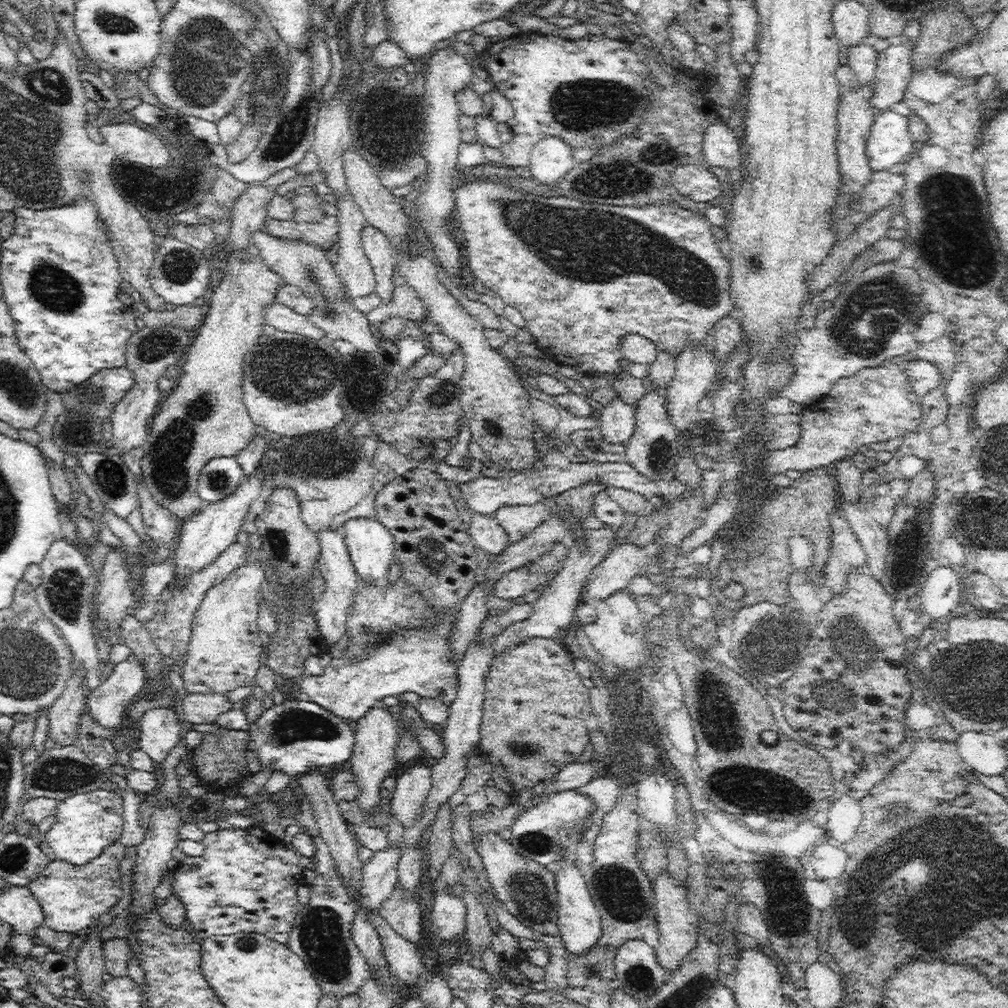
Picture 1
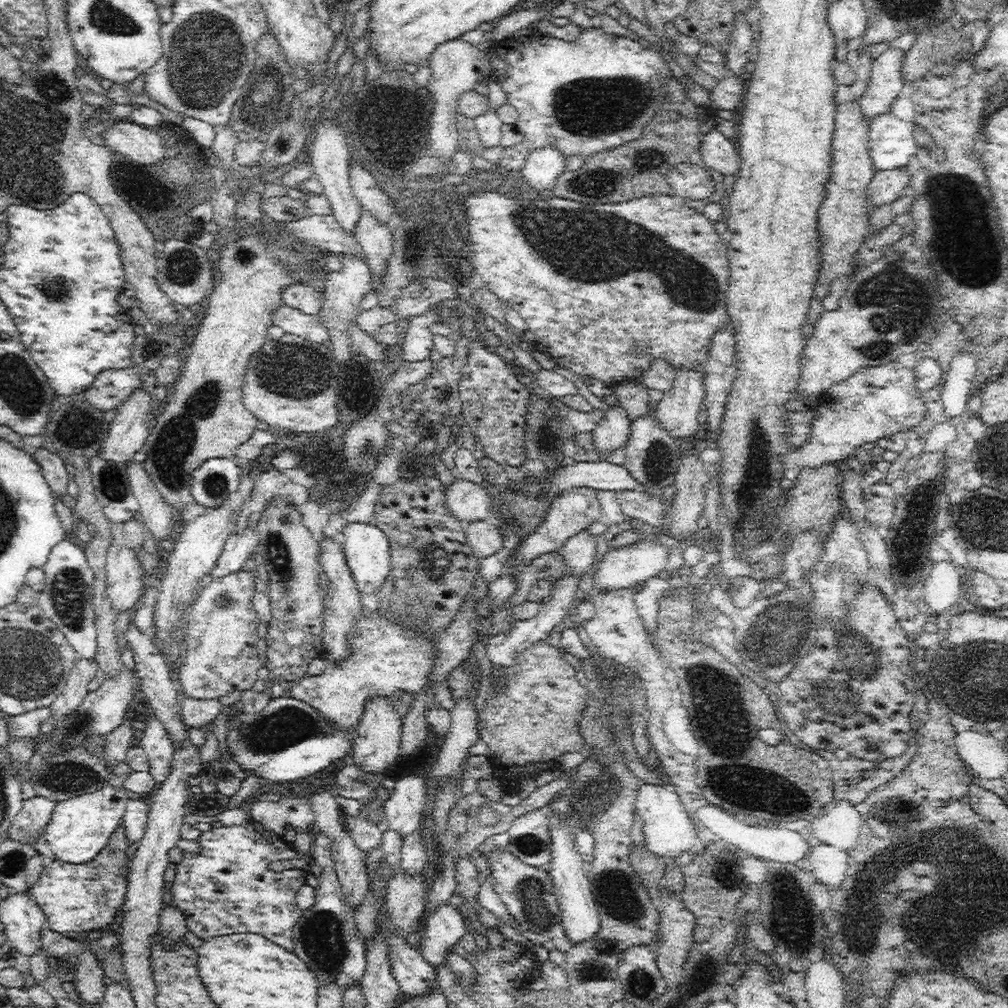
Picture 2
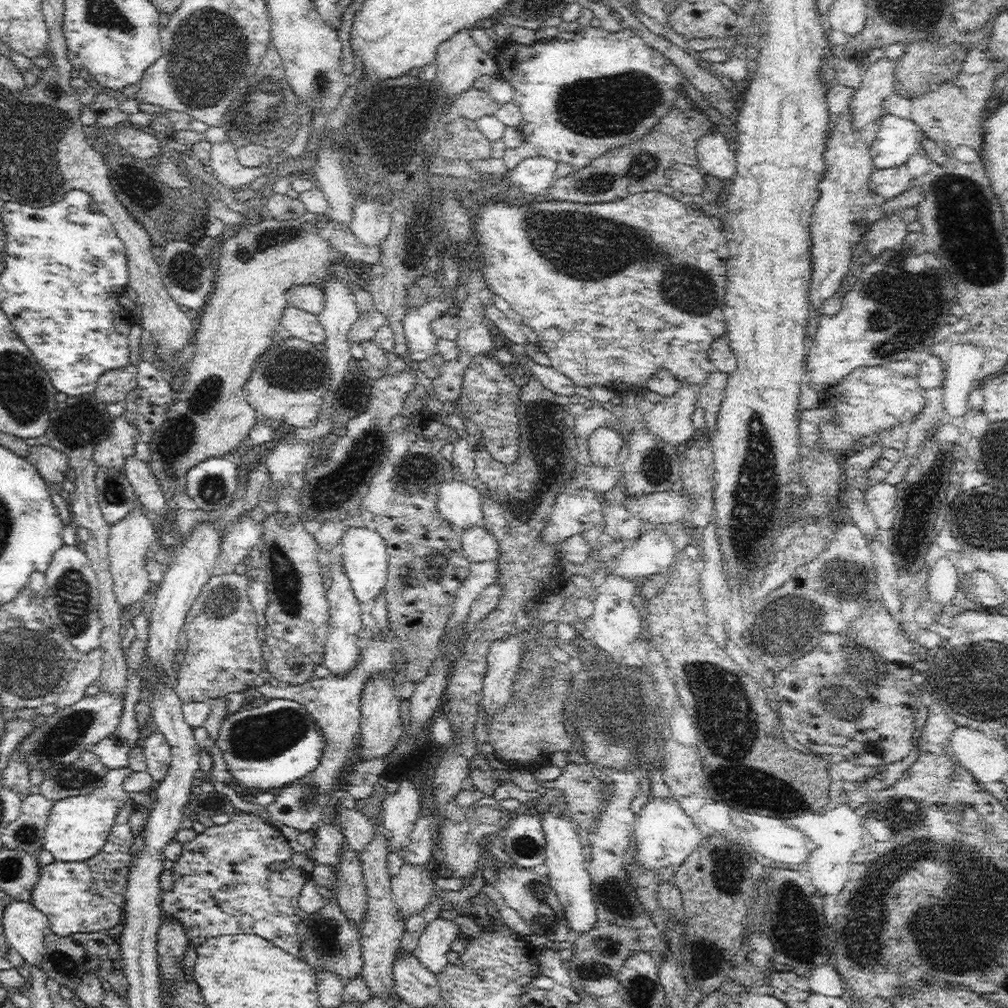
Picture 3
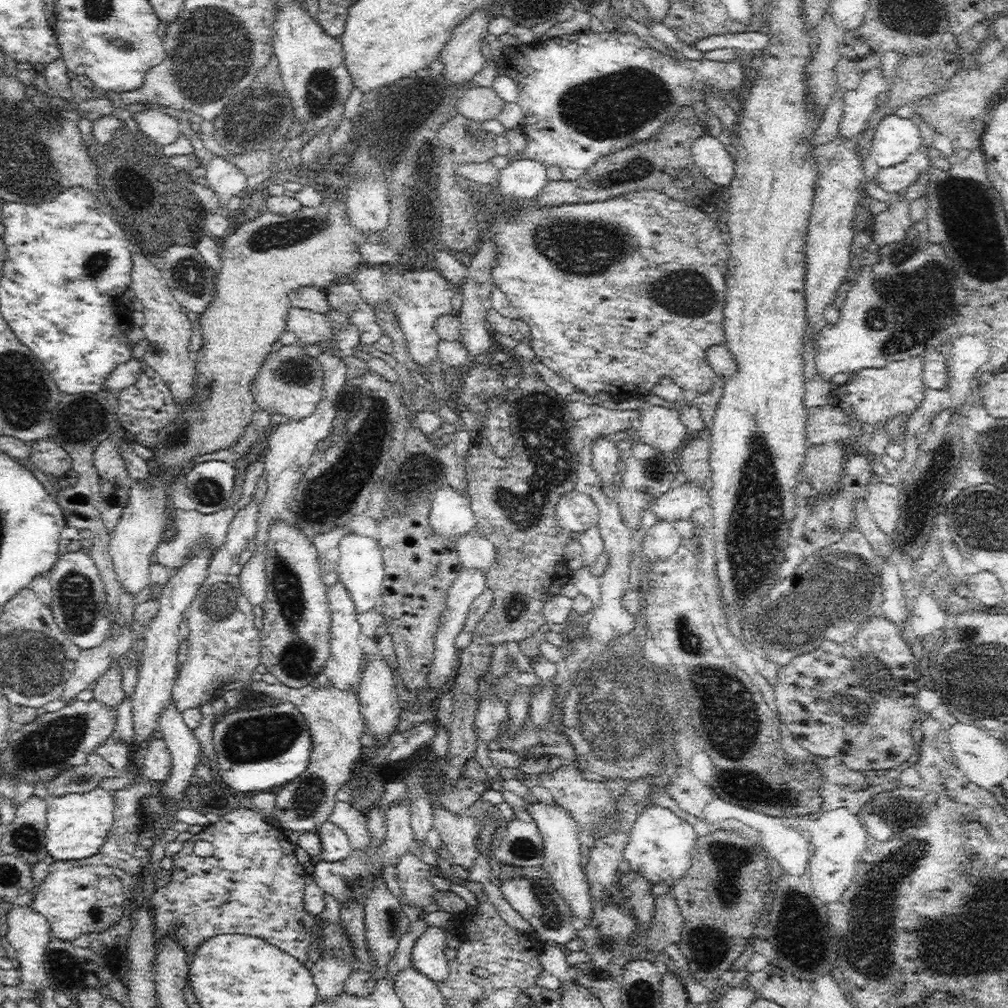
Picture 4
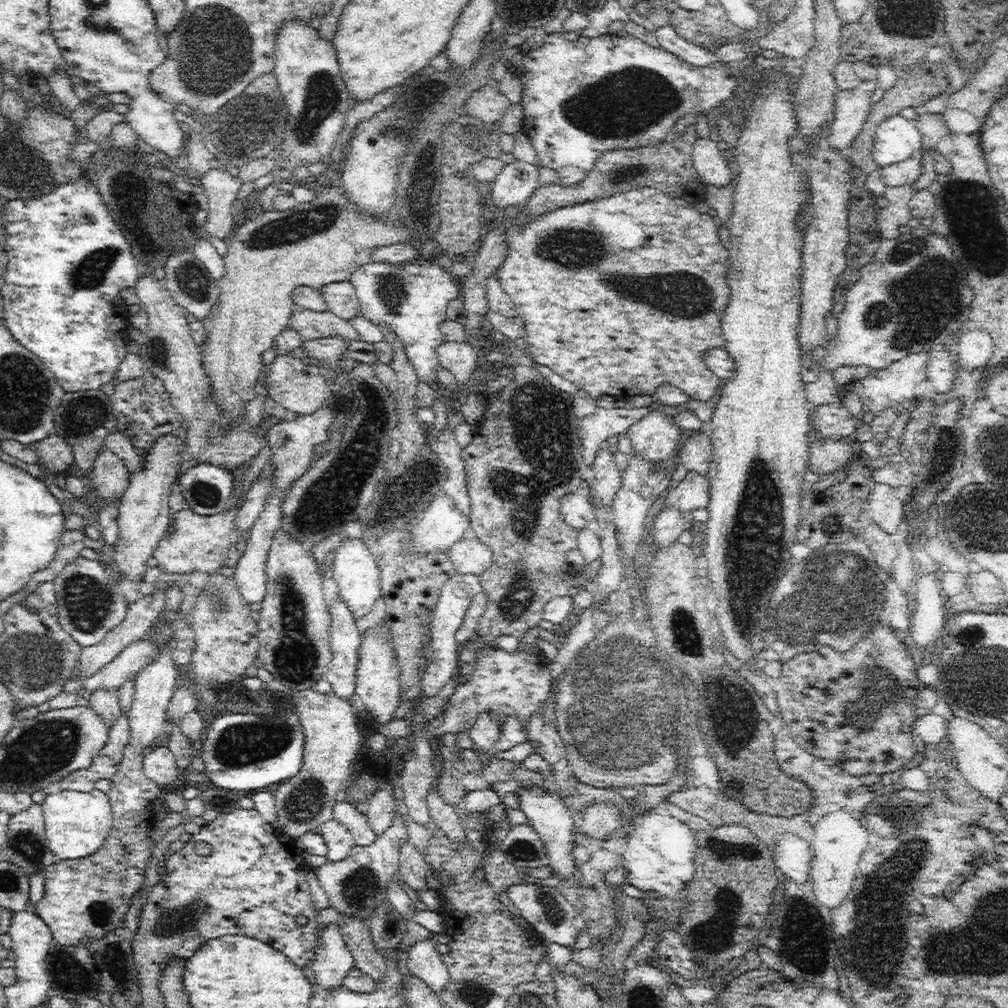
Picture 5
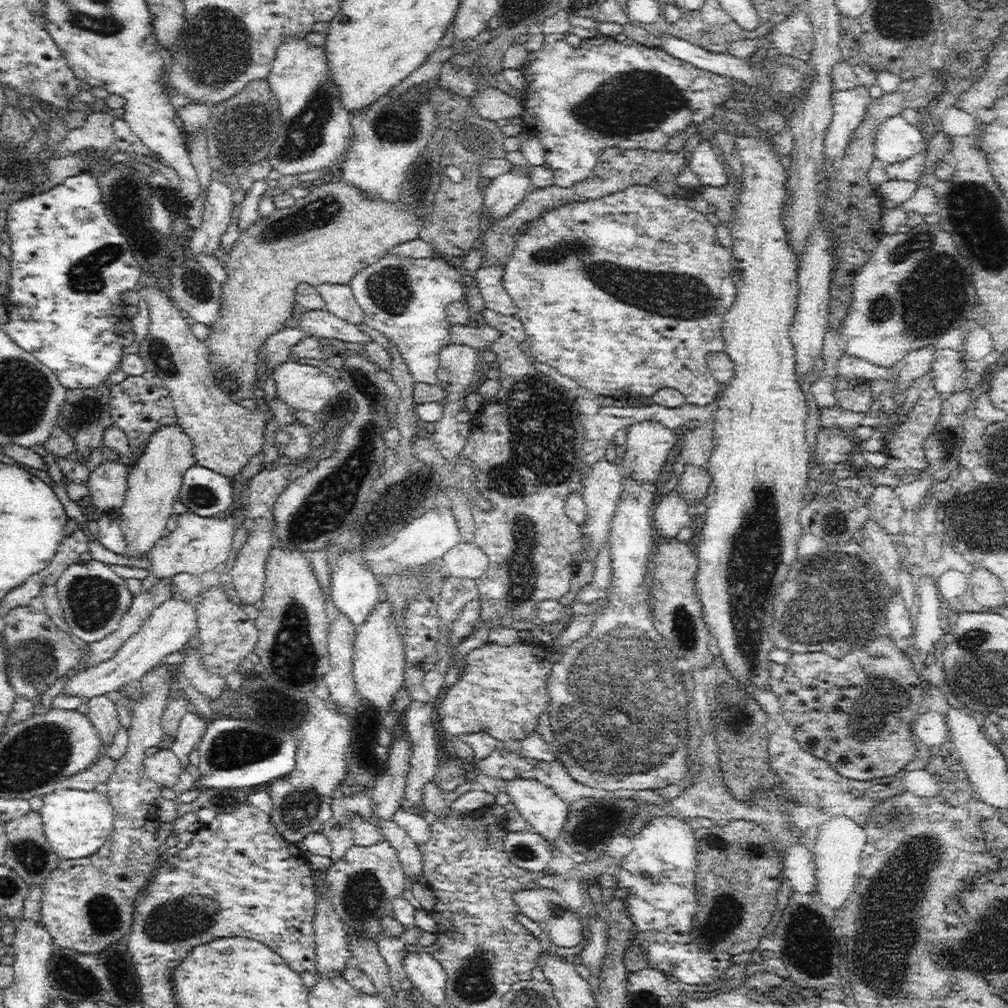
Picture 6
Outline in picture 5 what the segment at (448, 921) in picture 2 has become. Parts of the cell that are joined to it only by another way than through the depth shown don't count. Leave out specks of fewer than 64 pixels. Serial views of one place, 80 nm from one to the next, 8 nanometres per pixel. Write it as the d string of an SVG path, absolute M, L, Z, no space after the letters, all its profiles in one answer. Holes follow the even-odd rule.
M432 937L417 941L405 954L405 963L412 976L430 986L437 996L449 982L448 967L444 965L437 943Z

